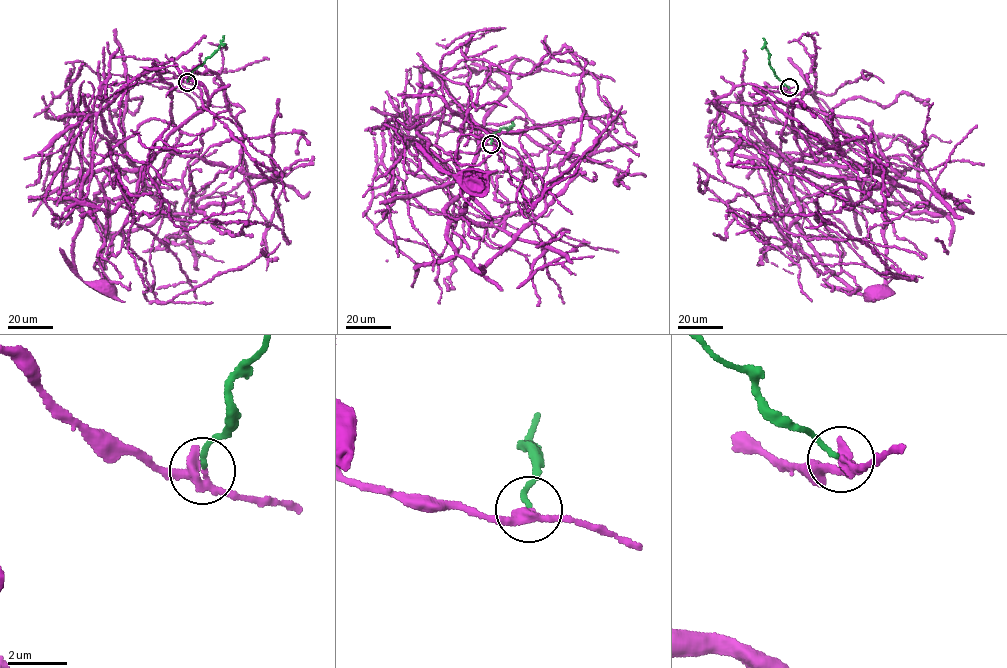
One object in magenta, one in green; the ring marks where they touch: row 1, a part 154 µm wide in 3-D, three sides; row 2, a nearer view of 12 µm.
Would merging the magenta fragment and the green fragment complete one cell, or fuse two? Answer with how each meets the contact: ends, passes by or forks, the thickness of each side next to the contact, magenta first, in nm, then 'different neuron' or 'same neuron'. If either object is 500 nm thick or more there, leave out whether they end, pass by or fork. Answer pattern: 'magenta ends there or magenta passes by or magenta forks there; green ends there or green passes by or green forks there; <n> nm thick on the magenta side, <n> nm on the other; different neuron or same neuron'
magenta passes by; green ends there; 320 nm thick on the magenta side, 150 nm on the other; different neuron

